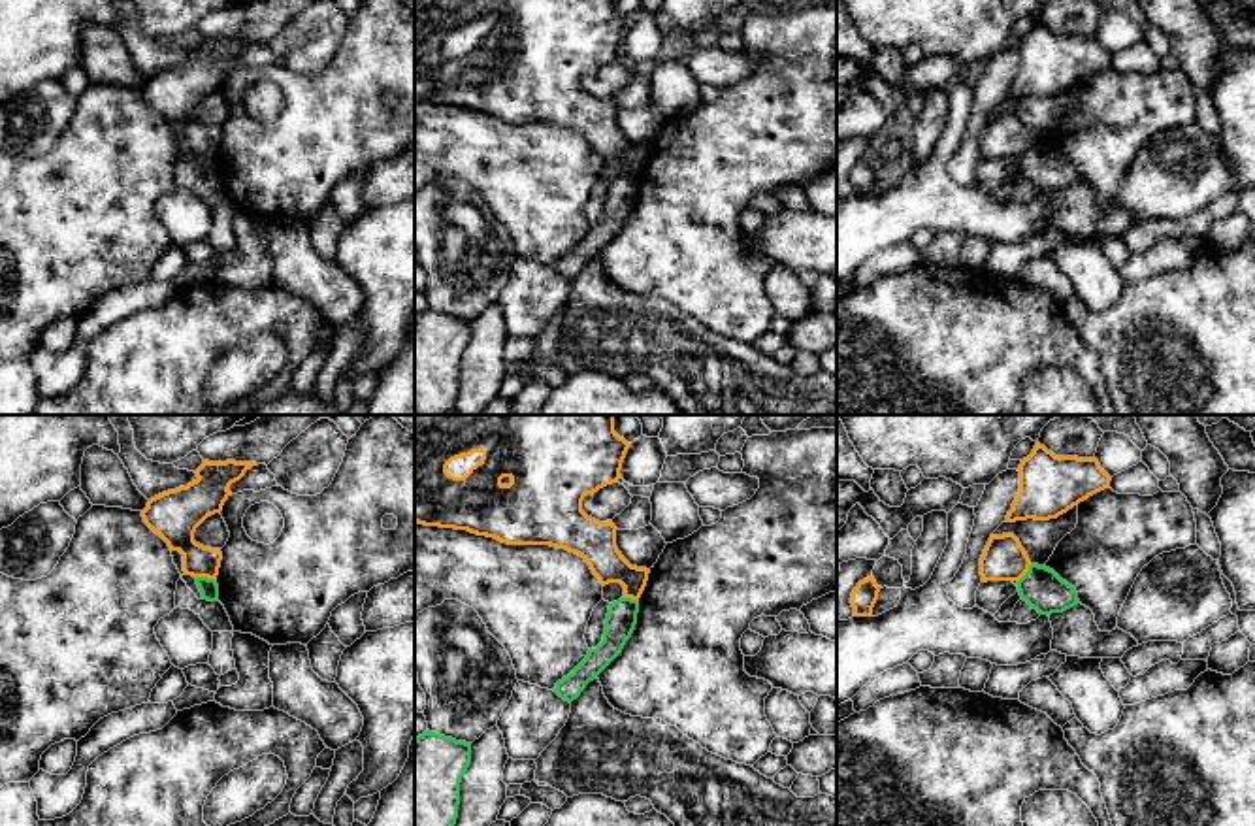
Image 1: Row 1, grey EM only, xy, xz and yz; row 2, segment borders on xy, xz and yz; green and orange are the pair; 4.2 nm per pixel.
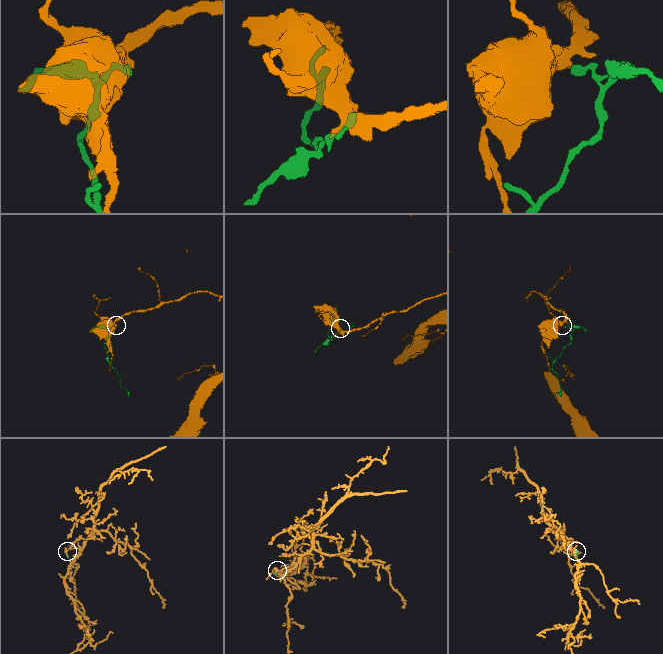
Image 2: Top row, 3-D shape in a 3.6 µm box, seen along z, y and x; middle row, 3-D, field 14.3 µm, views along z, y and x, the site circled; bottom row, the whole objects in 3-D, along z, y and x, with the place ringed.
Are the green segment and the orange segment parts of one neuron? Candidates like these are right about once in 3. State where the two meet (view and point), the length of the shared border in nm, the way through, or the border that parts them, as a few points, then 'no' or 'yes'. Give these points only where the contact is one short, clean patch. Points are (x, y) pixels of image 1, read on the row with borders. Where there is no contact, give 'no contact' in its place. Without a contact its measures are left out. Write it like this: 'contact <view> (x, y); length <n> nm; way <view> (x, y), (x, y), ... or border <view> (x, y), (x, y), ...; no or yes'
contact xy (206, 578); length 100 nm; border xy (195, 576), (206, 576), (215, 581); no

